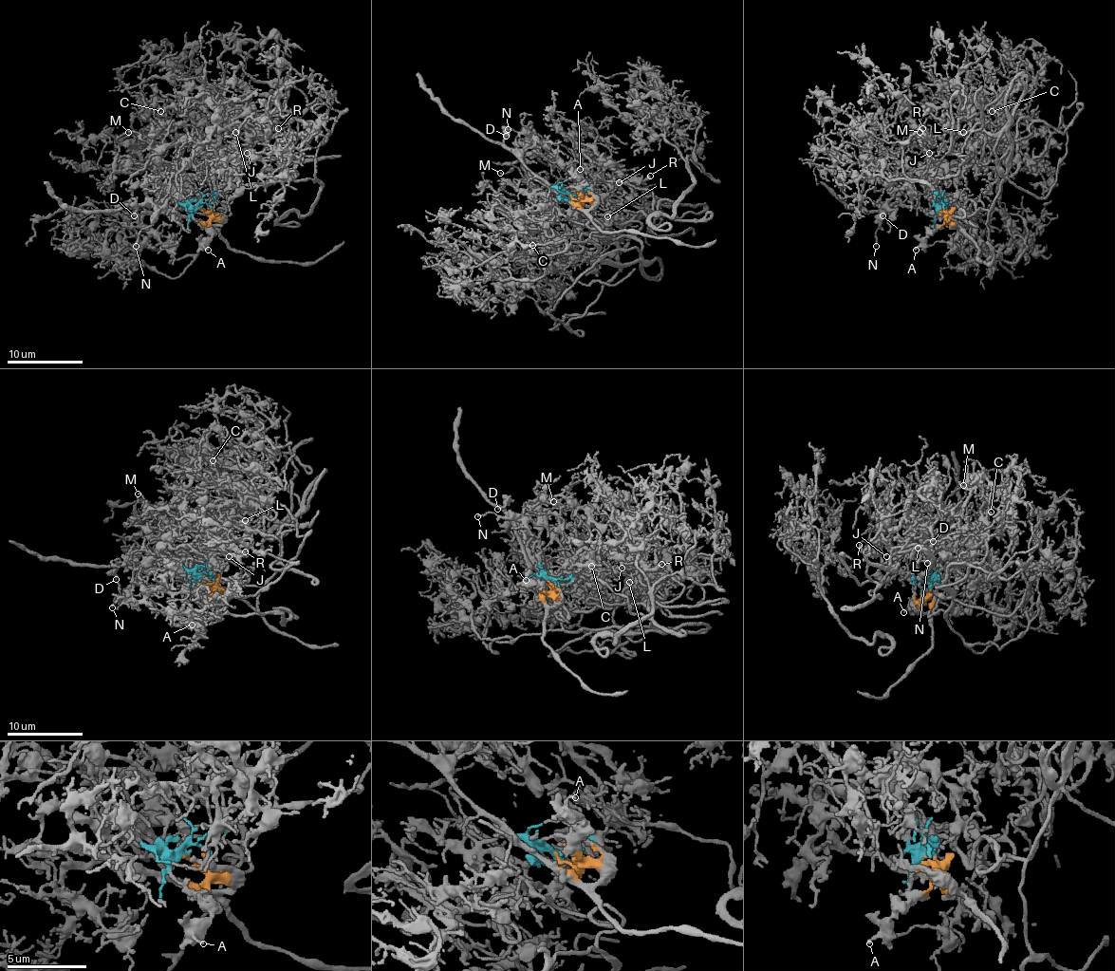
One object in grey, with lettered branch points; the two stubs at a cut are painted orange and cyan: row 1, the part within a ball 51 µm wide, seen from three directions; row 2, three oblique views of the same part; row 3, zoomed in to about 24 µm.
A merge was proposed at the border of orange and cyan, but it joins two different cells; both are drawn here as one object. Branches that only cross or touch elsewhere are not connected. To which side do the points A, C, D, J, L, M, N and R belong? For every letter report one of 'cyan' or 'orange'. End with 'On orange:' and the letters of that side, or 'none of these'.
A: orange
C: cyan
D: orange
J: cyan
L: cyan
M: cyan
N: orange
R: cyan
On orange: A, D, N

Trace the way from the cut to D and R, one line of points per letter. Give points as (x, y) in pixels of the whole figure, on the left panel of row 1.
D: (199, 209), (209, 217), (205, 221), (195, 221), (144, 205), (131, 205), (133, 216)
R: (199, 209), (214, 194), (211, 182), (213, 169), (250, 135), (270, 137), (278, 127)

